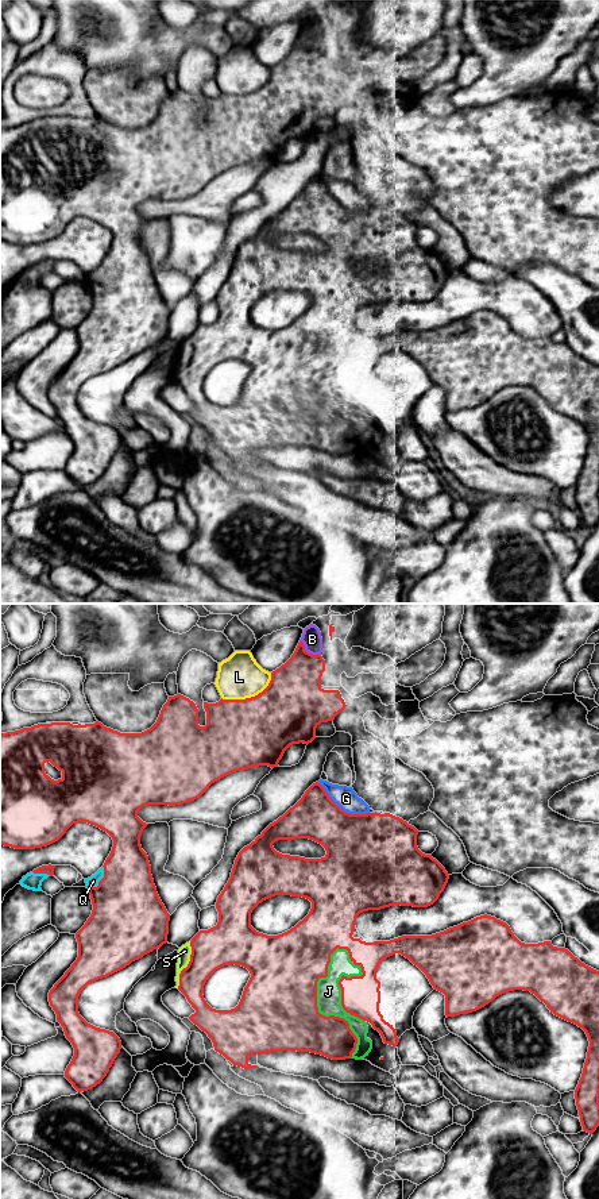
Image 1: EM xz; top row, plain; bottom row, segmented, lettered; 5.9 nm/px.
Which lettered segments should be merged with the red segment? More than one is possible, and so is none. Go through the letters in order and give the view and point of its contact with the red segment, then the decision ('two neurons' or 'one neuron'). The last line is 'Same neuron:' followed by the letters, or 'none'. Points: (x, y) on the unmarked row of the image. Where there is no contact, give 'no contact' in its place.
B: xz (308, 47) | two neurons
G: xz (340, 204) | two neurons
J: xz (317, 404) | one neuron
L: xz (251, 92) | two neurons
Q: xz (100, 276) | one neuron
S: xz (188, 359) | one neuron
Same neuron: J, Q, S

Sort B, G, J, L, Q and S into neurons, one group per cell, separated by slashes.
B G L / J Q S

